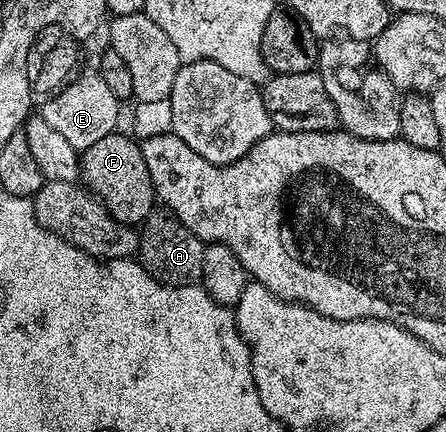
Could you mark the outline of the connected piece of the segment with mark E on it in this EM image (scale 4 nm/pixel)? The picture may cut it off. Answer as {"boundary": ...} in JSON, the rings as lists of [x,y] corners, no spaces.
{"boundary":[[[100,71],[83,72],[70,80],[59,95],[44,101],[39,108],[39,115],[45,119],[47,126],[51,126],[62,138],[67,138],[67,142],[71,142],[71,146],[78,150],[95,146],[95,142],[107,138],[119,128],[117,125],[119,101],[115,94],[111,94],[107,82],[103,82]]]}

